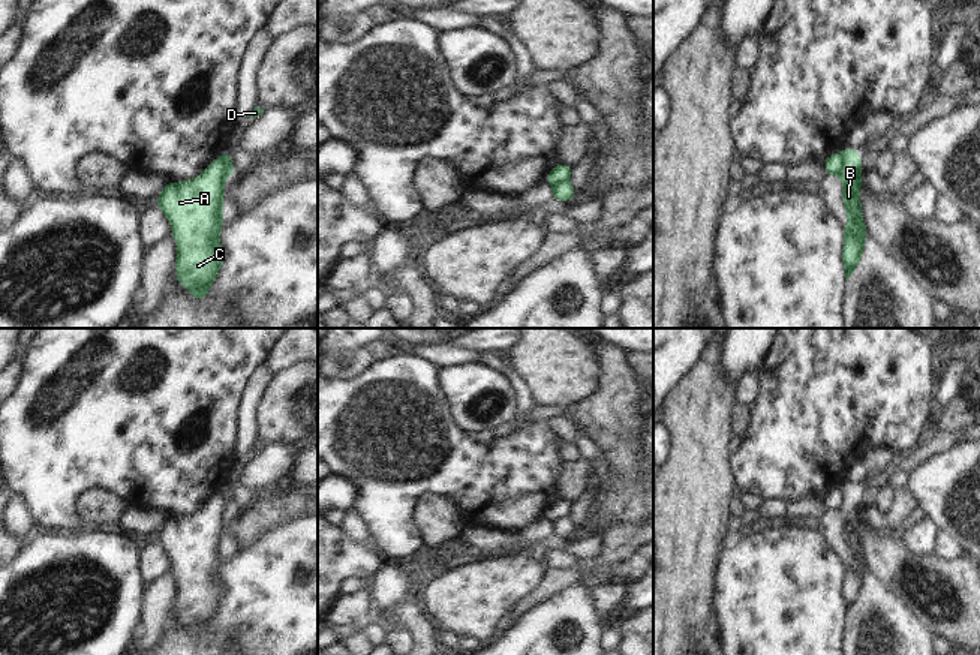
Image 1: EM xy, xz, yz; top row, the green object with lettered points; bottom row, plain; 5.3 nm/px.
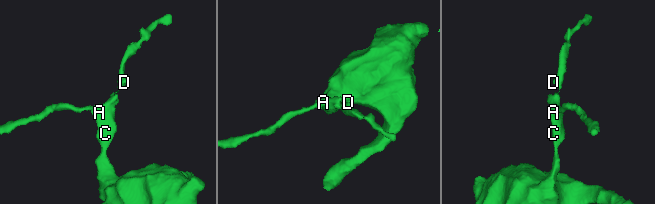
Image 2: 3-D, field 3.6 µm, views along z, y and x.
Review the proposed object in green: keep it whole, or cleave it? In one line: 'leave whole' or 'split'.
split

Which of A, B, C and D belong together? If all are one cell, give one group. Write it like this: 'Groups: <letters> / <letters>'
Groups: A B C / D.

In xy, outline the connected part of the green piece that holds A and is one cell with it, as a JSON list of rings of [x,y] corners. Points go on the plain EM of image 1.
[[[223,493],[211,498],[196,514],[180,519],[166,519],[157,532],[157,543],[172,562],[172,571],[178,586],[175,597],[177,616],[201,637],[208,628],[211,619],[219,610],[225,595],[219,571],[222,568],[223,531],[226,499]]]

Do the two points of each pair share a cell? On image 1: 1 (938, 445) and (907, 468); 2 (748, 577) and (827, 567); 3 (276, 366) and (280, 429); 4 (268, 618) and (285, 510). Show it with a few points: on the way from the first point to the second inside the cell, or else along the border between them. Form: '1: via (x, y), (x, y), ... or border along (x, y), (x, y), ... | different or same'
1: via (931, 447), (914, 460) | same
2: via (767, 577), (800, 577), (808, 574) | same
3: border along (301, 360), (273, 375) | different
4: border along (301, 517), (270, 531), (253, 546) | different

